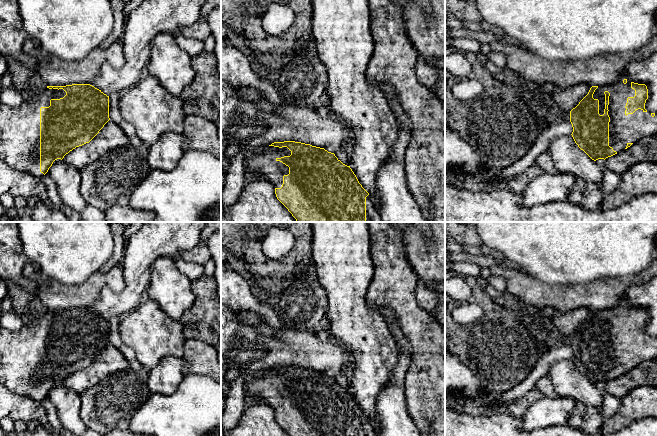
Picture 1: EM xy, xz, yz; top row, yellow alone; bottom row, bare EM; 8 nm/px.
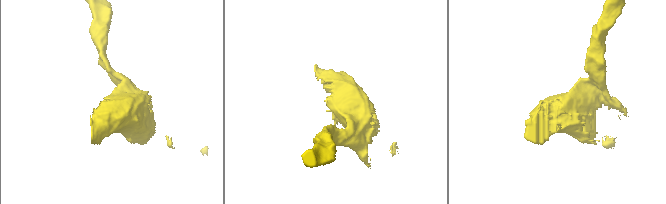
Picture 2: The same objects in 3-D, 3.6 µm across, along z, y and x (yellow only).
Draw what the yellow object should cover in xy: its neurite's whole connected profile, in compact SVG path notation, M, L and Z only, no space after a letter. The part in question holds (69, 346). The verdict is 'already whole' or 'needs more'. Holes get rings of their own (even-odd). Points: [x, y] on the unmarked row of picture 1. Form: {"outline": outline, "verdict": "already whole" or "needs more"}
{"outline": "M90 308L47 310L39 320L25 323L19 331L0 326L0 383L15 393L40 402L55 384L62 384L76 371L89 367L109 344L109 320Z", "verdict": "needs more"}

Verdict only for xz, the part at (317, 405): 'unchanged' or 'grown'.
grown

